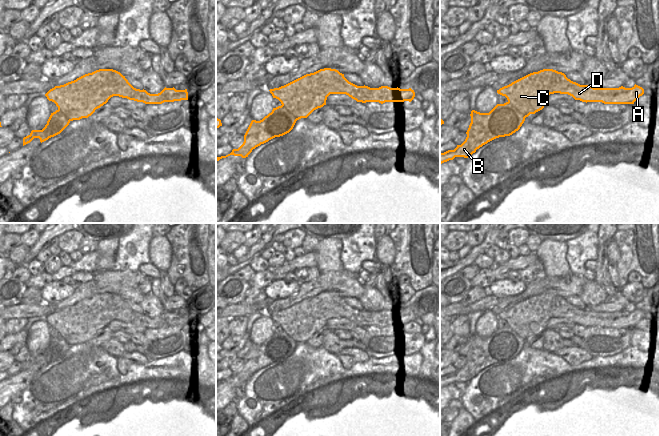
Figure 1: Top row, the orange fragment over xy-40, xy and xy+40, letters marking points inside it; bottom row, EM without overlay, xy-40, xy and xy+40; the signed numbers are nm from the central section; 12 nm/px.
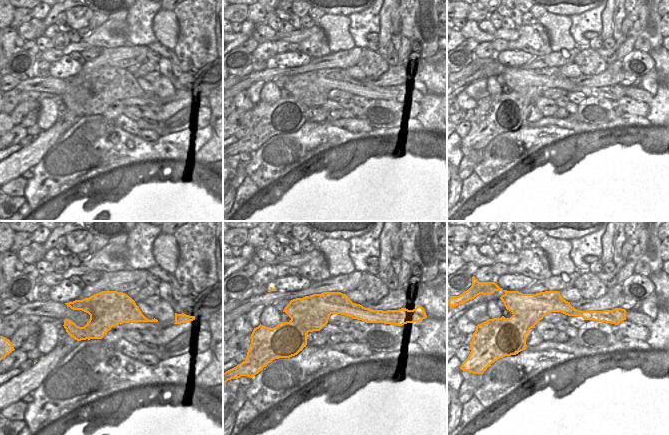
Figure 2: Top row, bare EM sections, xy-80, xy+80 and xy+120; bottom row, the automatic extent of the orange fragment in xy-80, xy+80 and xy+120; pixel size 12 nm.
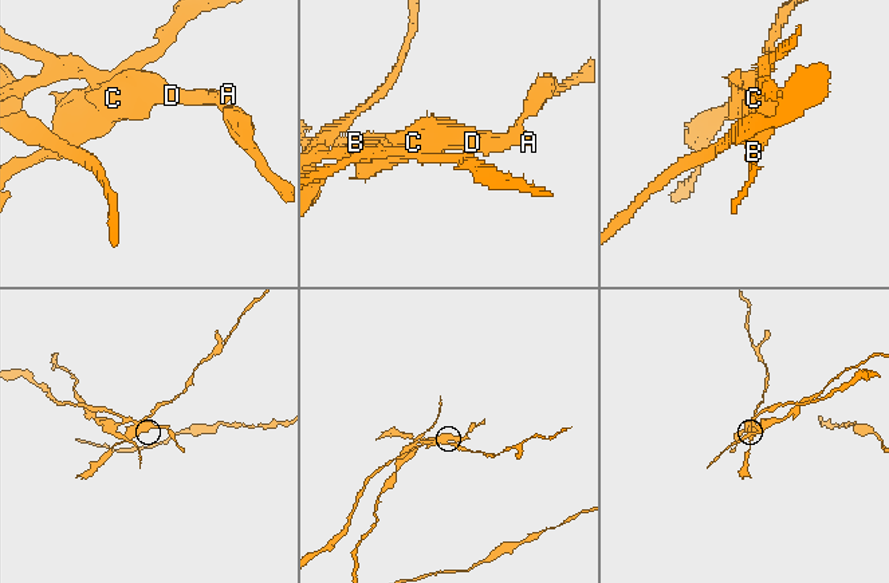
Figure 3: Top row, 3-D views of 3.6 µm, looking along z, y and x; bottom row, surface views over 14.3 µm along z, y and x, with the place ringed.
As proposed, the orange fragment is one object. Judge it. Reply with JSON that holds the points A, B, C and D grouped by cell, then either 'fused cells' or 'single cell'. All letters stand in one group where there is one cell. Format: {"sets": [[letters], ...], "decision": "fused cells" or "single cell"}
{"sets": [["A", "C", "D"], ["B"]], "decision": "fused cells"}

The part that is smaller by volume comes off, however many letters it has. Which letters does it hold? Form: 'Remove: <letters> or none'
Remove: B

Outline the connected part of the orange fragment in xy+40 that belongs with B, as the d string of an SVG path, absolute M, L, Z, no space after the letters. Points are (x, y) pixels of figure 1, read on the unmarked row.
M509 325L497 328L489 337L472 334L470 340L471 347L465 365L454 374L440 377L440 388L455 381L468 382L488 366L512 359L520 353L526 342Z

